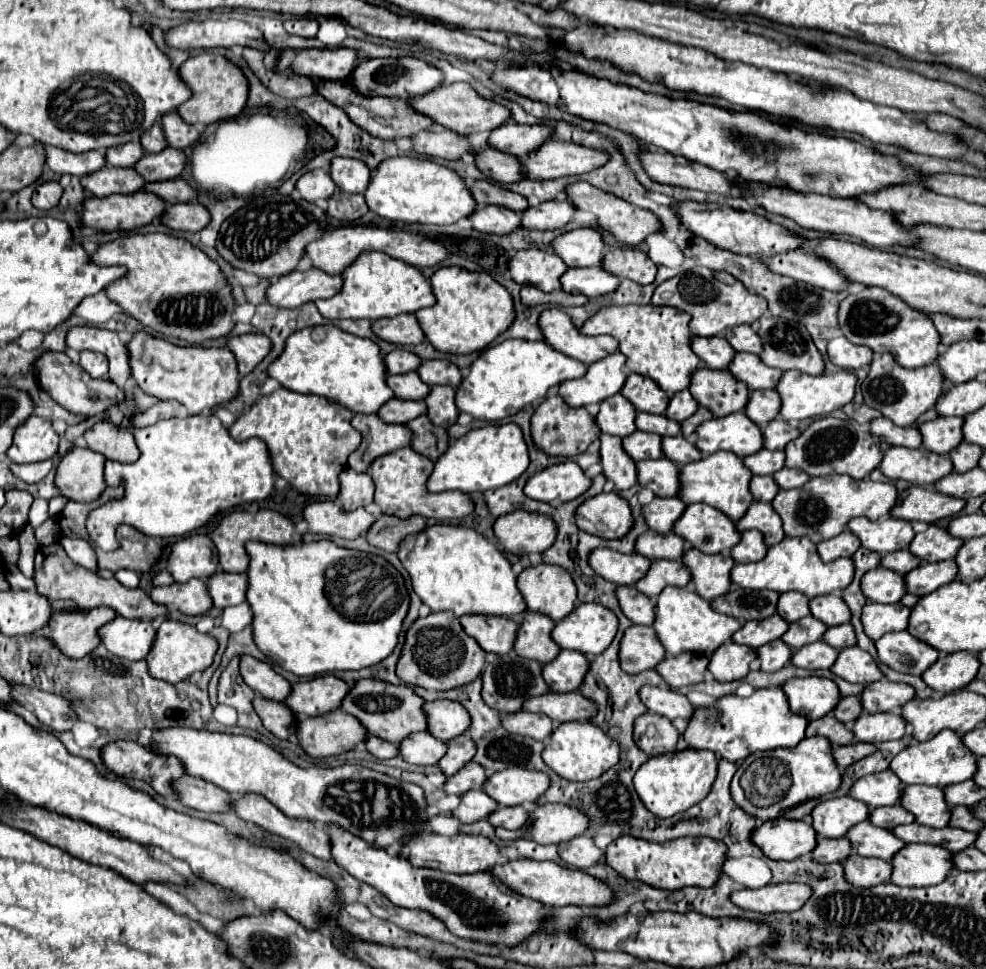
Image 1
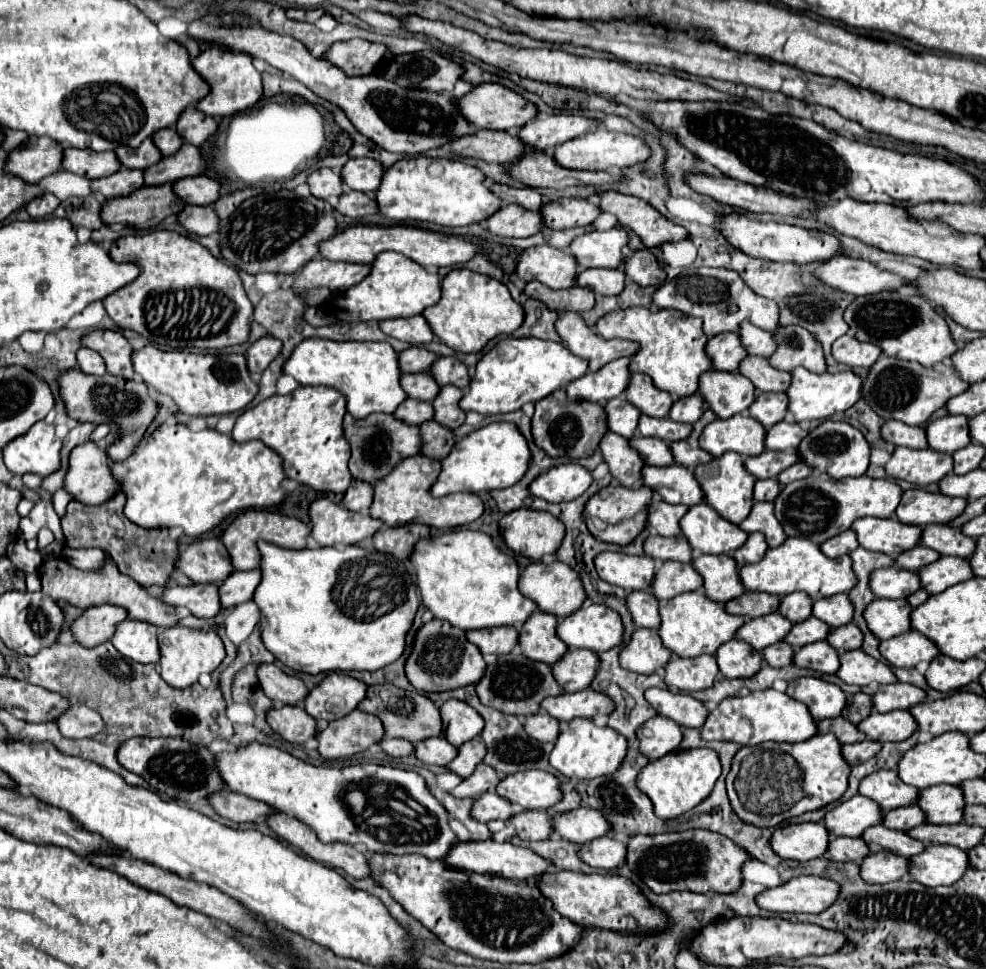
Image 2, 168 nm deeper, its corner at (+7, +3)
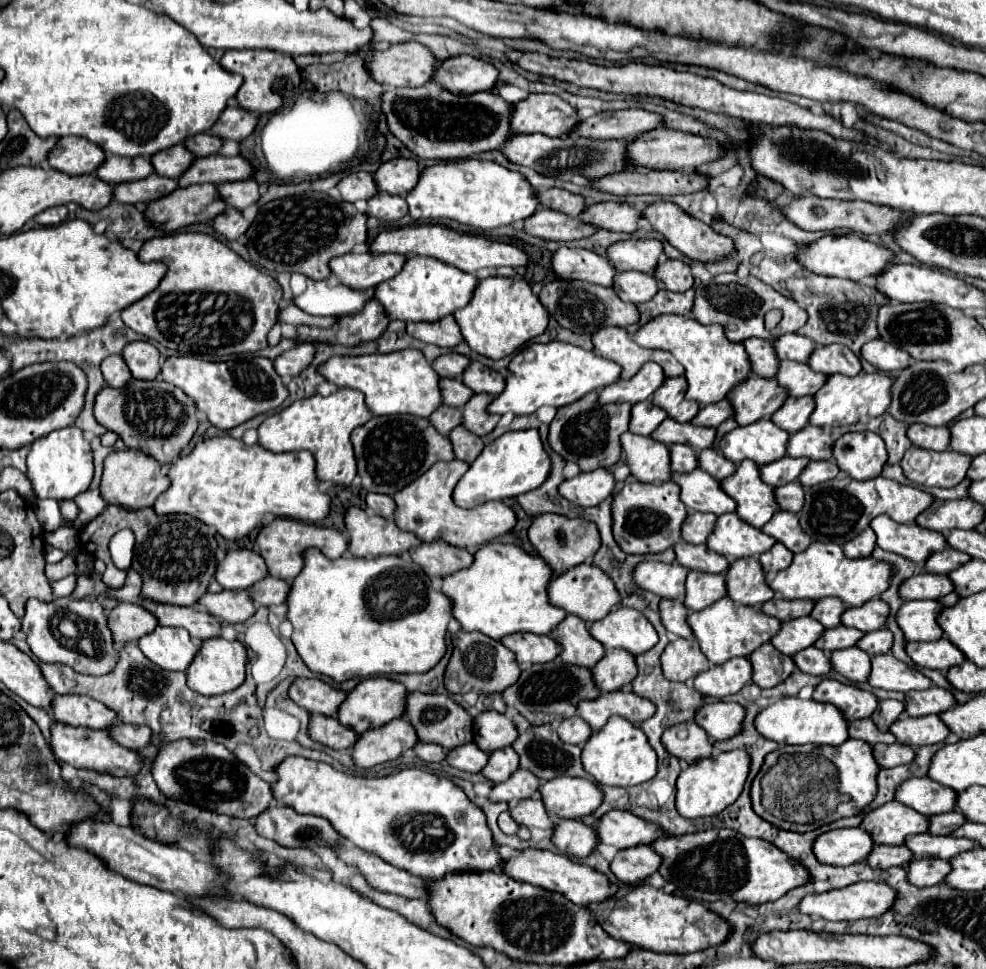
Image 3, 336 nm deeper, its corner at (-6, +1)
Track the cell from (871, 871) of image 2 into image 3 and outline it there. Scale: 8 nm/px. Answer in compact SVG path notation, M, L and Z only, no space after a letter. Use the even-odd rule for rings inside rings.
M937 858L911 860L907 866L907 876L915 886L935 886L947 878L947 872L951 872L951 864Z

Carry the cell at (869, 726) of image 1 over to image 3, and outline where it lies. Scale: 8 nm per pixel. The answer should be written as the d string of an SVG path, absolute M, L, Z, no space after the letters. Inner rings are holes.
M903 716L891 726L891 732L895 734L897 742L907 746L945 742L945 738L951 734L951 730L943 724L939 716L923 716L923 718Z

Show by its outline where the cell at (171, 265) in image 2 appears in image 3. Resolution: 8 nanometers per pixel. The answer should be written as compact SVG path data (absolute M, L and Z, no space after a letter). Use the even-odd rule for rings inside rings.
M201 232L157 236L143 244L139 260L165 262L169 270L159 288L121 312L131 330L185 356L231 356L267 346L267 332L277 322L283 288L221 240Z

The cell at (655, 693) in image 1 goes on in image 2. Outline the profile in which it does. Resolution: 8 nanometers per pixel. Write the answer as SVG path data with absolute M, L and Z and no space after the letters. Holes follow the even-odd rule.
M650 688L646 690L646 700L660 716L670 718L684 728L700 728L708 716L704 704L686 692L680 694L672 690Z

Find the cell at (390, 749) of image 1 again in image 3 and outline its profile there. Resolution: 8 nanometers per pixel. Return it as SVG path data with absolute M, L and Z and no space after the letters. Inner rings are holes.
M419 742L415 748L417 756L425 762L443 762L447 758L447 750L443 750L439 744L425 744L425 742Z

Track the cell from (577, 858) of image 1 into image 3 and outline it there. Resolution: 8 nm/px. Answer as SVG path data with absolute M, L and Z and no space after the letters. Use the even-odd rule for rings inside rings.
M635 846L621 850L611 862L613 874L627 884L639 884L647 880L653 872L657 872L661 864L661 856L651 850L651 846Z

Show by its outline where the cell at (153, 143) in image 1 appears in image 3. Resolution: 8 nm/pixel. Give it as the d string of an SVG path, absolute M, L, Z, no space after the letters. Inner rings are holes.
M199 134L199 136L191 136L185 140L185 146L199 158L199 156L211 156L211 154L219 154L223 140L219 136L211 136L211 134Z

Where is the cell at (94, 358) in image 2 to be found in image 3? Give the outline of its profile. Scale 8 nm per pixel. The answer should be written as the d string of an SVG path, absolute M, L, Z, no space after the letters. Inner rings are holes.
M121 356L105 358L103 364L101 364L101 372L105 376L107 386L111 386L111 388L123 388L133 378L127 364L125 364L125 360Z

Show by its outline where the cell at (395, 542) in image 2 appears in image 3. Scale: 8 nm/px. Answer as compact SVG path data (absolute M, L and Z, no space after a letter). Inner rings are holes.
M423 542L421 546L411 548L409 554L413 562L417 562L427 572L429 578L443 578L473 564L473 554L443 542Z

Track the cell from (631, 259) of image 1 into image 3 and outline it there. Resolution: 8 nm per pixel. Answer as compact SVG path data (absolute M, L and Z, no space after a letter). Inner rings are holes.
M667 260L659 264L655 270L655 276L671 292L687 292L689 288L693 288L693 282L695 282L689 264L679 262L679 260Z

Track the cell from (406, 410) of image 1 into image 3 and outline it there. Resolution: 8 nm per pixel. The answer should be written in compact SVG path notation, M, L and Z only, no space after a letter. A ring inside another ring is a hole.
M441 406L431 414L431 424L437 428L441 434L449 434L453 428L457 428L463 422L463 412L461 408L451 408L451 406Z

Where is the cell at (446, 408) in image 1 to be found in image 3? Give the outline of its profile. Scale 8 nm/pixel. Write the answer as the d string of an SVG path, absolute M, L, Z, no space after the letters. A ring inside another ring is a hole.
M475 394L465 406L463 406L463 426L479 436L485 436L495 430L499 416L491 416L487 412L487 404L491 404L491 394ZM493 418L493 422L491 422Z

